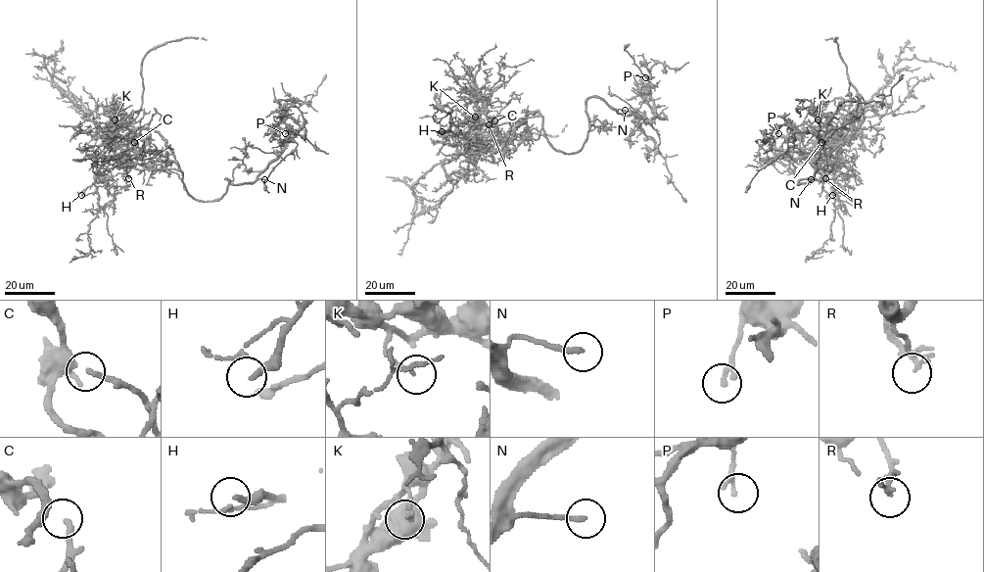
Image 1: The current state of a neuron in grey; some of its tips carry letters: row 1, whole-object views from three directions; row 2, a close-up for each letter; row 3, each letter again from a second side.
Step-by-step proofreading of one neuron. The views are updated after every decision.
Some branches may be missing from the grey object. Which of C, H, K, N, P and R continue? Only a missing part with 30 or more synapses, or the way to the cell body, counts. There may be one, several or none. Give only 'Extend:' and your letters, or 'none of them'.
Extend: C, H, N

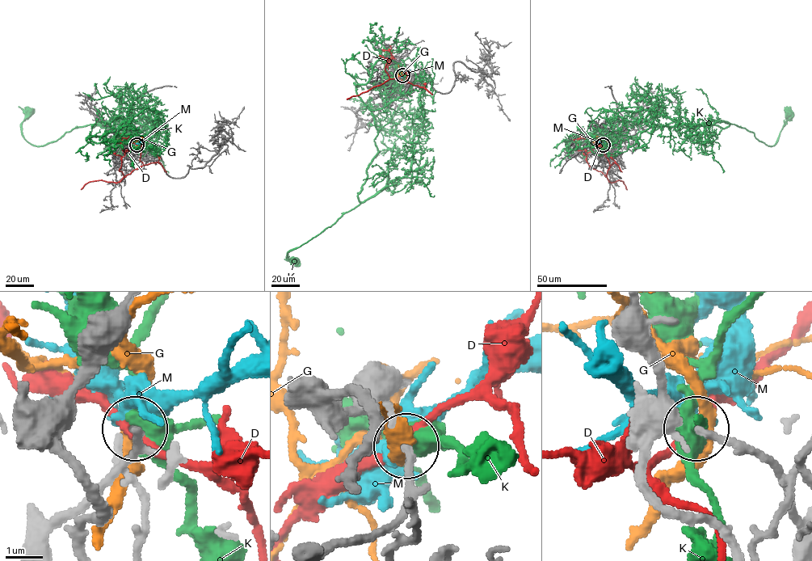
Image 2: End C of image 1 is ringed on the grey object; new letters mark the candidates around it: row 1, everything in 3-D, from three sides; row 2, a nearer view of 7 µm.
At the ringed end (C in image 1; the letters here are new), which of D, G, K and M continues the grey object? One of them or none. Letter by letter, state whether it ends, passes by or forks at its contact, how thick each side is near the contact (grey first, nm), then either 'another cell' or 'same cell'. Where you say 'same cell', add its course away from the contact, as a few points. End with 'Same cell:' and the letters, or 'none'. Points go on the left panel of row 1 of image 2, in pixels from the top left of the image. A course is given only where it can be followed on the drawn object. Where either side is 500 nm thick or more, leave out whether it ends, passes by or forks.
D: it passes by | 200/220 nm | another cell
G: it passes by | 180/360 nm | another cell
K: it forks | 240/480 nm | another cell
M: it passes by | 200/320 nm | same cell
Same cell: M

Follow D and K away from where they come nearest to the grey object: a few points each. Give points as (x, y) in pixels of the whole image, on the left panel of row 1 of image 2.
D: (136, 145), (141, 149), (140, 160), (143, 165), (124, 176), (119, 170), (124, 153), (119, 141), (124, 140)
K: (136, 145), (136, 135), (103, 137), (112, 120), (108, 127), (74, 127), (35, 145), (22, 132), (28, 111)

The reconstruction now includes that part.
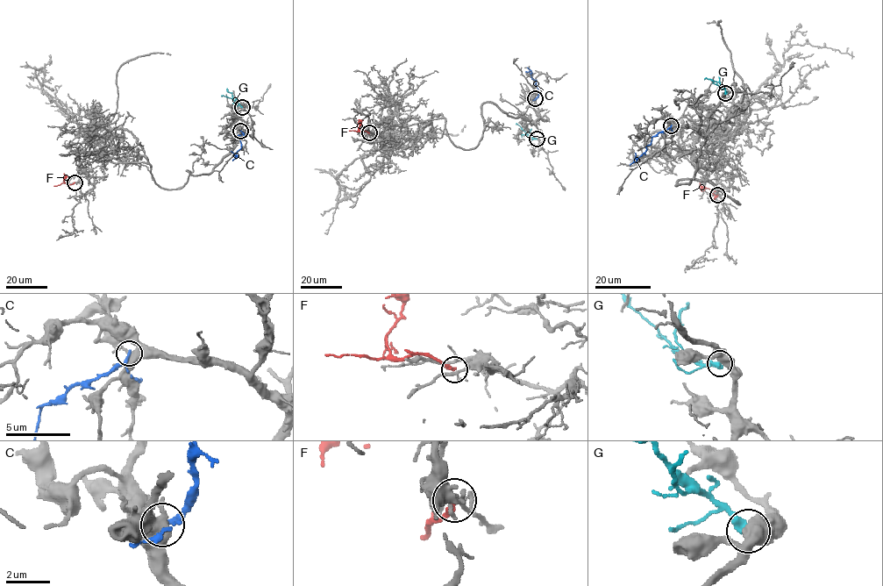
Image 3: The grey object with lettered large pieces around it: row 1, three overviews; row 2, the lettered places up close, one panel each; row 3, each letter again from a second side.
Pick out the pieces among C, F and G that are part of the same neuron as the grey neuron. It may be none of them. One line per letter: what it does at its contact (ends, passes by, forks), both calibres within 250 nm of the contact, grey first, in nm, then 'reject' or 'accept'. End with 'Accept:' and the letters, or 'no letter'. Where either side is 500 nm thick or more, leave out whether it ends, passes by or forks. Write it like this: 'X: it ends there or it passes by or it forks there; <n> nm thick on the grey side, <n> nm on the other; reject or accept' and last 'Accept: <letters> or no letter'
C: 500 nm thick on the grey side, 260 nm on the other; reject
F: it ends there; 190 nm thick on the grey side, 240 nm on the other; reject
G: it ends there; 480 nm thick on the grey side, 420 nm on the other; reject
Accept: no letter

